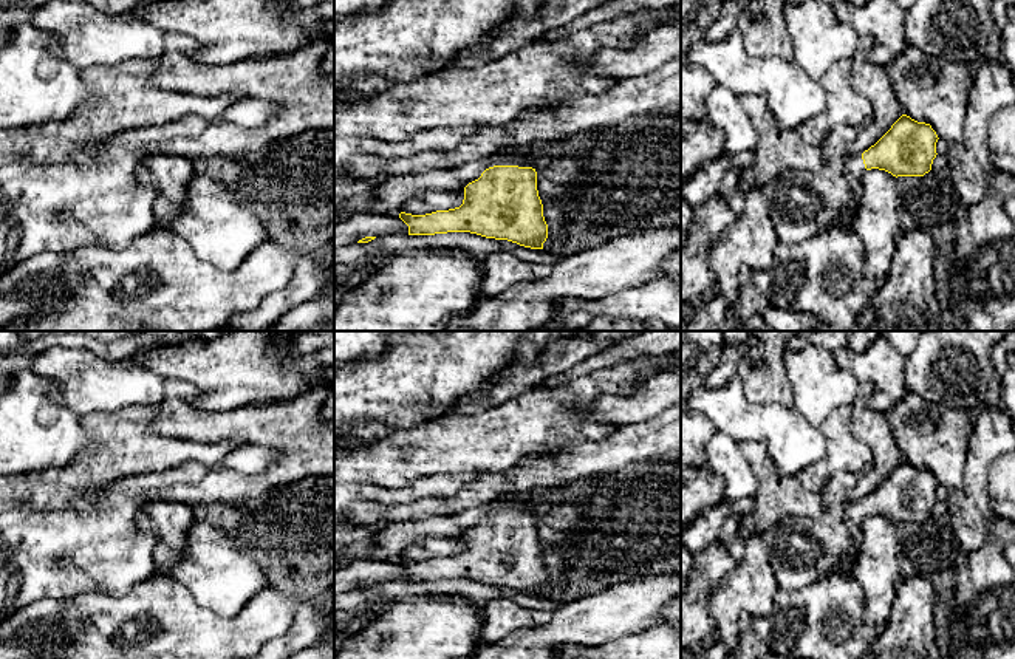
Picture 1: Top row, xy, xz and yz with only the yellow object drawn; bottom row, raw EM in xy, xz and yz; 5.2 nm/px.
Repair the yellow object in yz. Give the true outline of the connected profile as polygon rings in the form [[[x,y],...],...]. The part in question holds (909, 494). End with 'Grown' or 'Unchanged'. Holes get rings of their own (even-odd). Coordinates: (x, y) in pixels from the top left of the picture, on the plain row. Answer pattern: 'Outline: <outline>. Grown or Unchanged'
Outline: [[[902,461],[891,475],[862,501],[845,506],[843,521],[853,538],[853,549],[845,555],[836,572],[846,574],[862,545],[862,521],[879,515],[893,523],[924,523],[931,517],[936,504],[938,481],[930,470],[918,469]]]. Grown

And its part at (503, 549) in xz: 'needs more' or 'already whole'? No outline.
needs more

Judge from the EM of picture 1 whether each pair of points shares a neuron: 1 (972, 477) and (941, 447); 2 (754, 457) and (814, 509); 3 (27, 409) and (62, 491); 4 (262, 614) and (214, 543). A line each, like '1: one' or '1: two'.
1: two
2: one
3: two
4: two

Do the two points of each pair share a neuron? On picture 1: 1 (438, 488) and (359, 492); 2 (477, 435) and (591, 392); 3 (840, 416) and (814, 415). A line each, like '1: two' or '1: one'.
1: one
2: one
3: two

